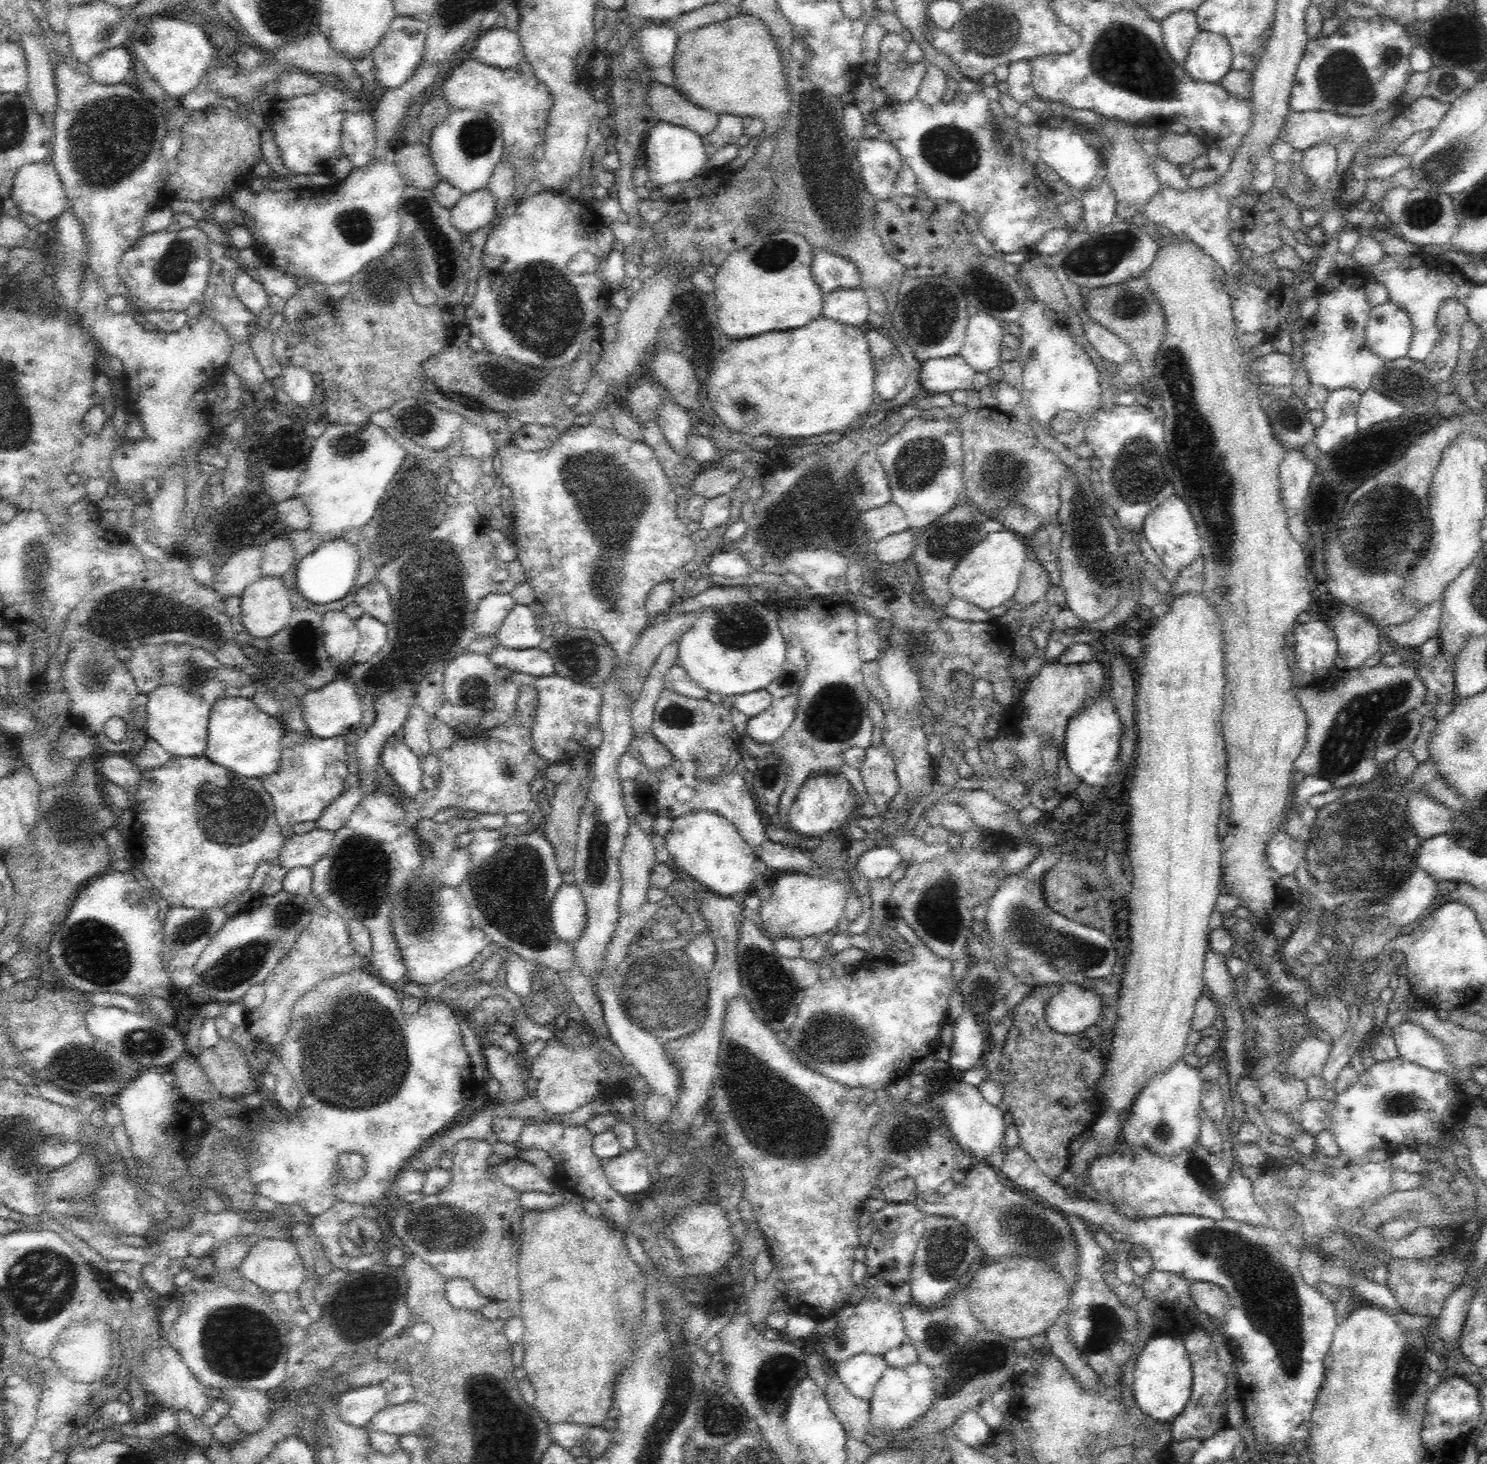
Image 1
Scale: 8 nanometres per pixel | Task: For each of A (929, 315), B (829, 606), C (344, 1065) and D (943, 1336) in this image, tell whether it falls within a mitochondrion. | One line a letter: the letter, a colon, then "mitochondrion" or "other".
A: mitochondrion
B: other
C: mitochondrion
D: mitochondrion

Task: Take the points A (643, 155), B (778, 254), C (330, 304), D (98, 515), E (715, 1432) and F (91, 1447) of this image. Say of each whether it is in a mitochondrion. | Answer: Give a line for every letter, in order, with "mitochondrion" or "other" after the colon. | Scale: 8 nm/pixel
A: other
B: mitochondrion
C: other
D: other
E: other
F: other

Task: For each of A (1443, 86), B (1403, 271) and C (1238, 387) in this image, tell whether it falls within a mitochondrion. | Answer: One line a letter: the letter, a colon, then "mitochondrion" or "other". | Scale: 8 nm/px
A: mitochondrion
B: other
C: other

